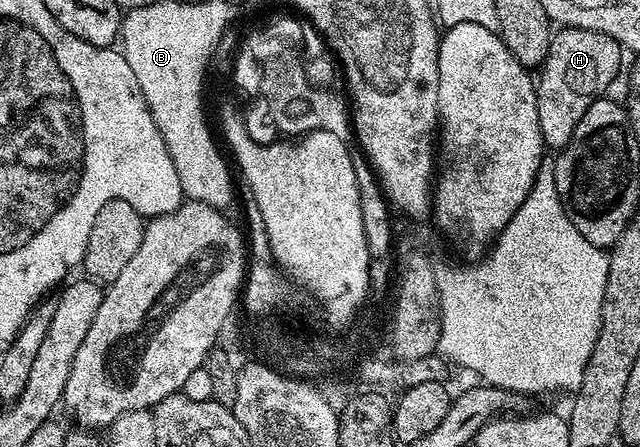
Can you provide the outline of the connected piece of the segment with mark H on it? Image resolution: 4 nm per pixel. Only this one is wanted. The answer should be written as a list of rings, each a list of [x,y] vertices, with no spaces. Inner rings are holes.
[[[574,26],[558,29],[549,45],[545,62],[539,67],[536,79],[537,107],[539,108],[539,132],[550,151],[559,152],[575,136],[583,112],[591,108],[597,98],[617,78],[621,66],[623,47],[611,36],[594,30],[584,30]]]

